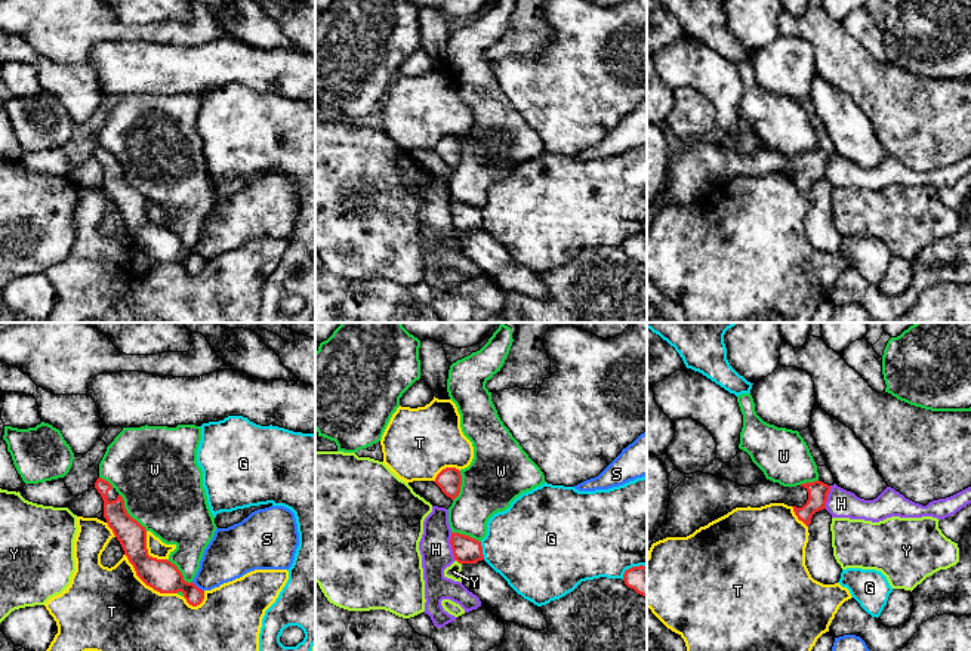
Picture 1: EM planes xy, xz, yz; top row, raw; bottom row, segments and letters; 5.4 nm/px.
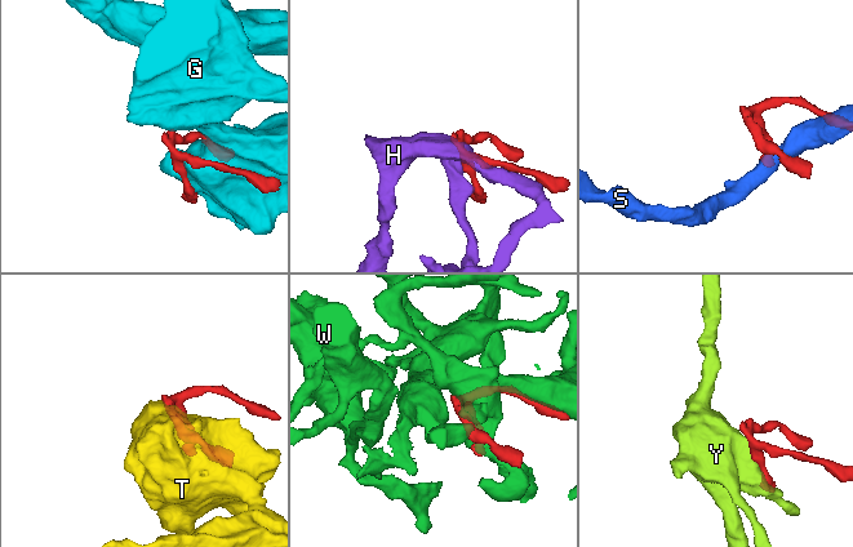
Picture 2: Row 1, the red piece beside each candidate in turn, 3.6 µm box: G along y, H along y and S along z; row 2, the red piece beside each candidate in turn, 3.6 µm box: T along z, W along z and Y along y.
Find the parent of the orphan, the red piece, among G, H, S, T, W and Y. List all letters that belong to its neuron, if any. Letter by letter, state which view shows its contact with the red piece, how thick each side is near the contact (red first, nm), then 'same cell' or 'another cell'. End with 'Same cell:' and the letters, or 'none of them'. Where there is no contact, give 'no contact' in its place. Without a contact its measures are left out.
G: xz | 140/440 nm | another cell
H: xz | 140/170 nm | another cell
S: xy | 170/260 nm | another cell
T: xy | 170/440 nm | another cell
W: xy | 160/460 nm | another cell
Y: xz | 140/80 nm | another cell
Same cell: none of them

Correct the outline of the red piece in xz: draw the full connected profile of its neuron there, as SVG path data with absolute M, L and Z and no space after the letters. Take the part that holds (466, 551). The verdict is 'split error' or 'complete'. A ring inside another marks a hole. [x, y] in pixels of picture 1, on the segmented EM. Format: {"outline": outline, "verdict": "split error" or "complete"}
{"outline": "M451 533L450 544L459 564L475 564L484 559L481 542L459 533Z", "verdict": "complete"}

